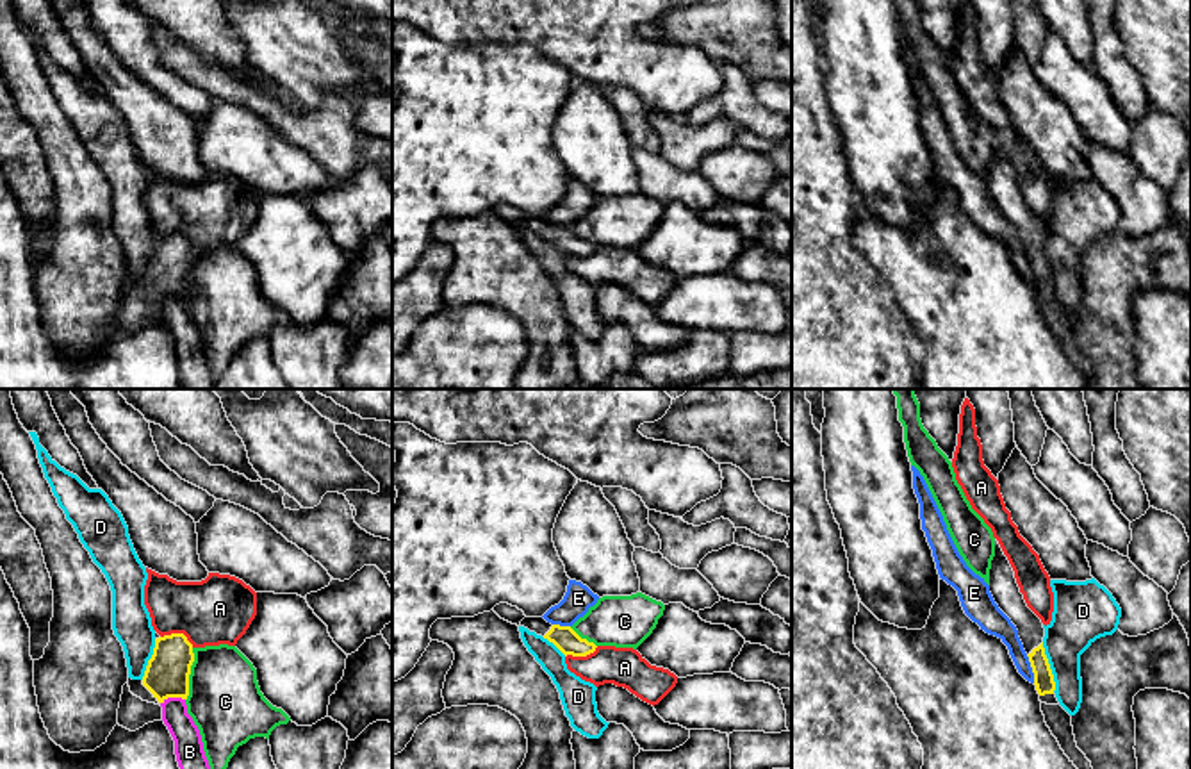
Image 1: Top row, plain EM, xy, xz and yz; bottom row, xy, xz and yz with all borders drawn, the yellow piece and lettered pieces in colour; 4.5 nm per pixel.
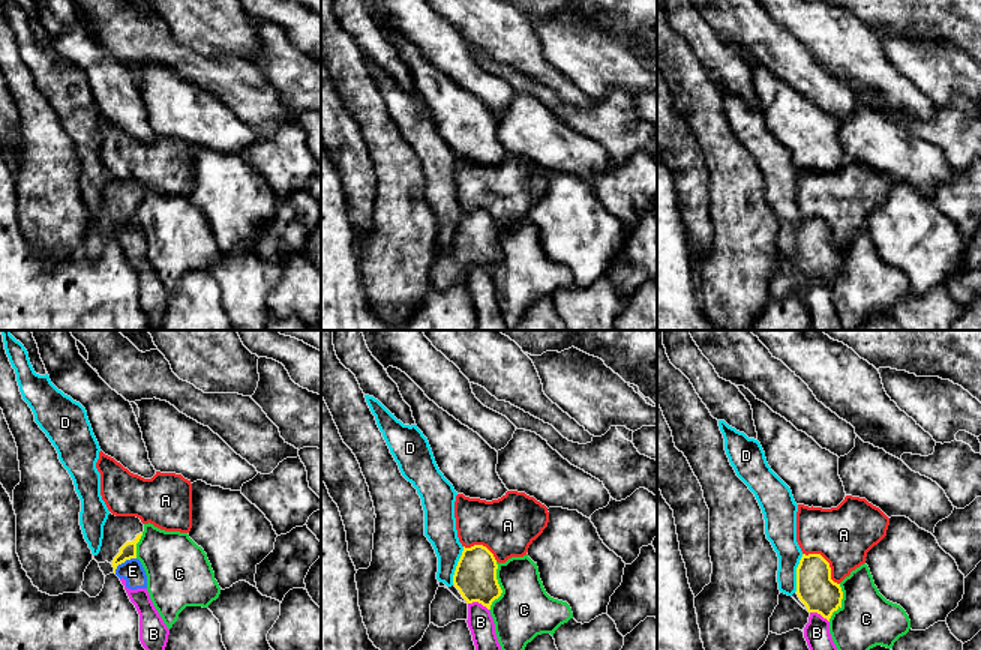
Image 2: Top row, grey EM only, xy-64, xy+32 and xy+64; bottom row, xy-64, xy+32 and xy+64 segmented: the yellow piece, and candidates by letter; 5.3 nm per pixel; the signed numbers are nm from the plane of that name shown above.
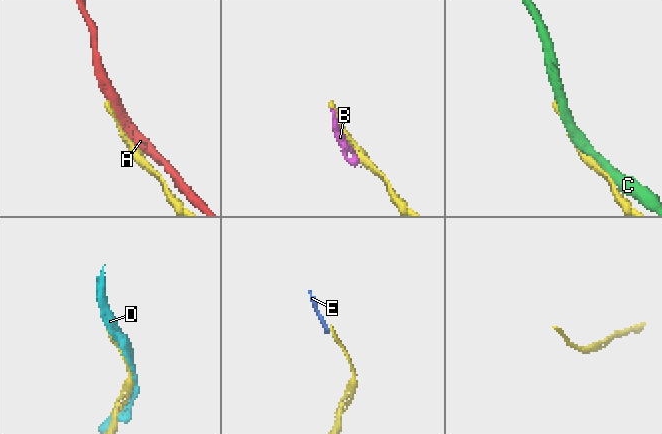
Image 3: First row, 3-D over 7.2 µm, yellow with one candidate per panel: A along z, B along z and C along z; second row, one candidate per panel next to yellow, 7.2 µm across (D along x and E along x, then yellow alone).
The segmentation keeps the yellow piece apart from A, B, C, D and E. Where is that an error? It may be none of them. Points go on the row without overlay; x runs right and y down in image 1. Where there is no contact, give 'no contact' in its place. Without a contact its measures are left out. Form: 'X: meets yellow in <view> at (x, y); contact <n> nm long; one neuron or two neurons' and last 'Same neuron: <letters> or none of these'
A: meets yellow in xy at (179, 234); contact 160 nm long; two neurons
B: meets yellow in xy at (172, 297); contact 110 nm long; two neurons
C: meets yellow in xy at (189, 273); contact 240 nm long; two neurons
D: meets yellow in yz at (1049, 268); contact 240 nm long; two neurons
E: meets yellow in yz at (1033, 270); contact 130 nm long; two neurons
Same neuron: none of these

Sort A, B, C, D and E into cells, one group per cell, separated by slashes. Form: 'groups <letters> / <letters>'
groups A / B E / C / D

